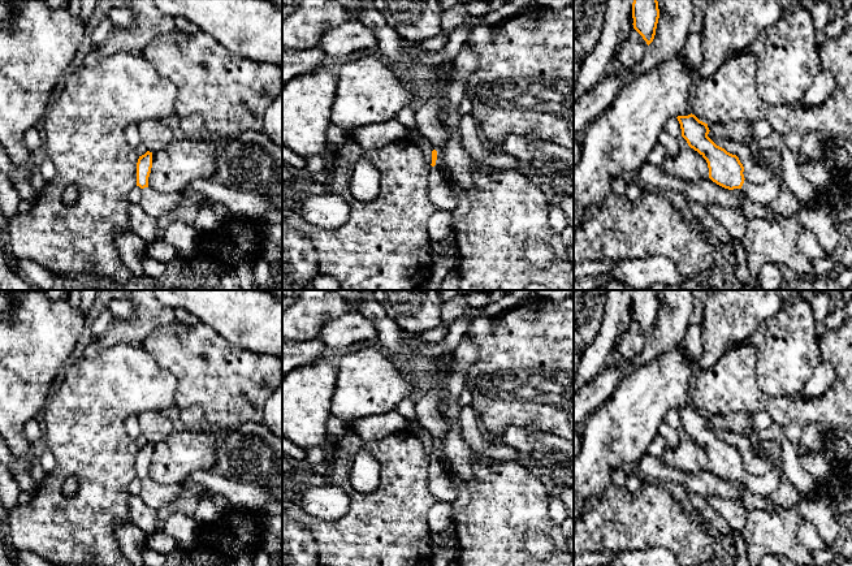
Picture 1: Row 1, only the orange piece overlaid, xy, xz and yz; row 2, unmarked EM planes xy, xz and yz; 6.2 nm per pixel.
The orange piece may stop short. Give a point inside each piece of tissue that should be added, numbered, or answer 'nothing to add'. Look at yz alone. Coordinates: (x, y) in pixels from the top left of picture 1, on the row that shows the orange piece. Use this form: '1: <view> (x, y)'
1: yz (764, 194)

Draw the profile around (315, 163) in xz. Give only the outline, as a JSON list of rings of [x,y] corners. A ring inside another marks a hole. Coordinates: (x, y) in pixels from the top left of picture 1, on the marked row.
[[[319,154],[307,159],[307,165],[300,174],[308,177],[311,173],[323,172],[323,170],[324,170],[324,155]]]

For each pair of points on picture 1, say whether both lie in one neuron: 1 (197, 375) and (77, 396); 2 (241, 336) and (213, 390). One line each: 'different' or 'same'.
1: different
2: different

